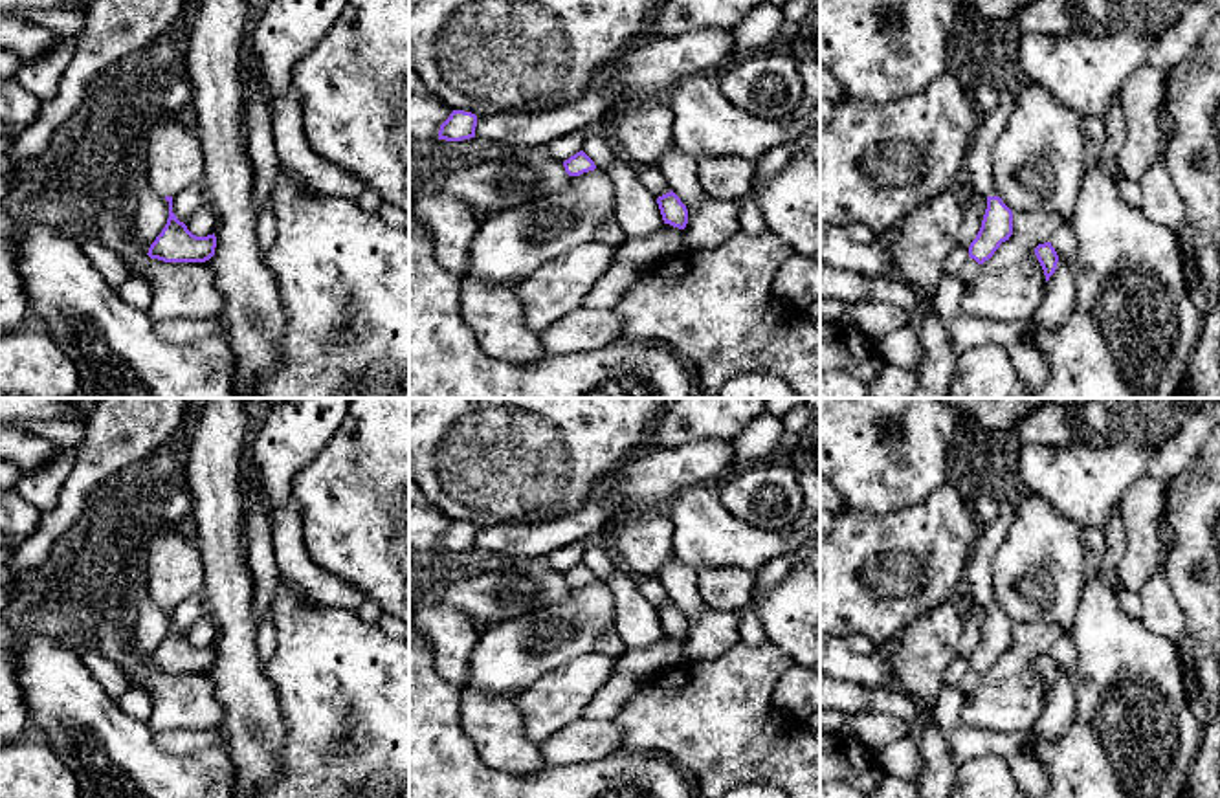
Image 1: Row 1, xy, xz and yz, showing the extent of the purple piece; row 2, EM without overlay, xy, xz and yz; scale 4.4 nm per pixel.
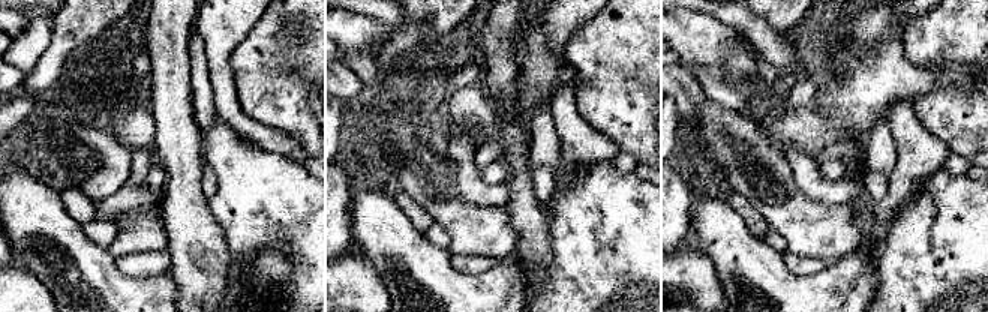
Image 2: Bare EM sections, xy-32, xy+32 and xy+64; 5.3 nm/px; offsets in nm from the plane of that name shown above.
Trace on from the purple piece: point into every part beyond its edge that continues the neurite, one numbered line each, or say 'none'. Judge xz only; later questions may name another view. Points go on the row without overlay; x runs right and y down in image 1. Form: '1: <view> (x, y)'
none

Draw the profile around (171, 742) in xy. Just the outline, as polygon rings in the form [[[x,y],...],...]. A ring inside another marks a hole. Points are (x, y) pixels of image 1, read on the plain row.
[[[211,728],[165,730],[154,732],[152,739],[165,754],[189,756],[215,745],[220,739],[220,734]]]

